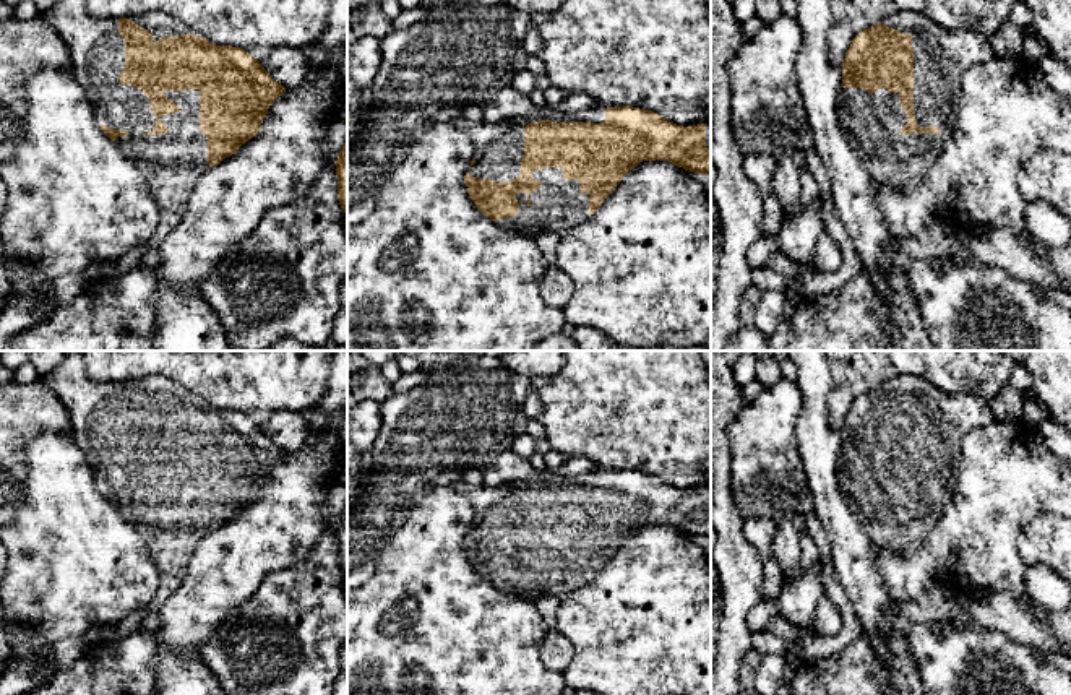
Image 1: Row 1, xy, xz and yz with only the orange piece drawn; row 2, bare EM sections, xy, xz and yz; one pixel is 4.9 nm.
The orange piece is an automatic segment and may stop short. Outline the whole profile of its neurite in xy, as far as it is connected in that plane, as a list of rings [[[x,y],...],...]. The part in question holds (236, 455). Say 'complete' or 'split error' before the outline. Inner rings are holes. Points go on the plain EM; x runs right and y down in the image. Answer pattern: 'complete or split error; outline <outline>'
split error; outline [[[67,351],[63,360],[37,380],[52,388],[63,403],[73,437],[94,471],[99,492],[143,536],[159,572],[157,594],[146,607],[157,612],[182,583],[198,541],[258,499],[268,471],[286,451],[243,412],[216,409],[170,378],[149,375],[128,382],[96,382],[84,370],[81,351]]]

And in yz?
split error; outline [[[914,375],[891,378],[854,401],[841,427],[839,487],[873,549],[905,552],[927,537],[956,490],[964,437],[993,421],[990,401],[944,393]]]

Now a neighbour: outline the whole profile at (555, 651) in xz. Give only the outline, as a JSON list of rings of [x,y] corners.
[[[555,627],[547,630],[547,635],[539,648],[540,661],[553,671],[565,672],[574,654],[571,641]]]

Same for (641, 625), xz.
[[[643,524],[634,529],[602,565],[594,578],[558,598],[555,628],[565,635],[574,654],[565,669],[565,682],[574,692],[592,690],[599,695],[711,695],[711,568],[709,554],[690,536],[670,524]]]

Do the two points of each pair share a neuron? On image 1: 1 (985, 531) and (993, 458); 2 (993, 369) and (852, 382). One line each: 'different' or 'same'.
1: same
2: same

